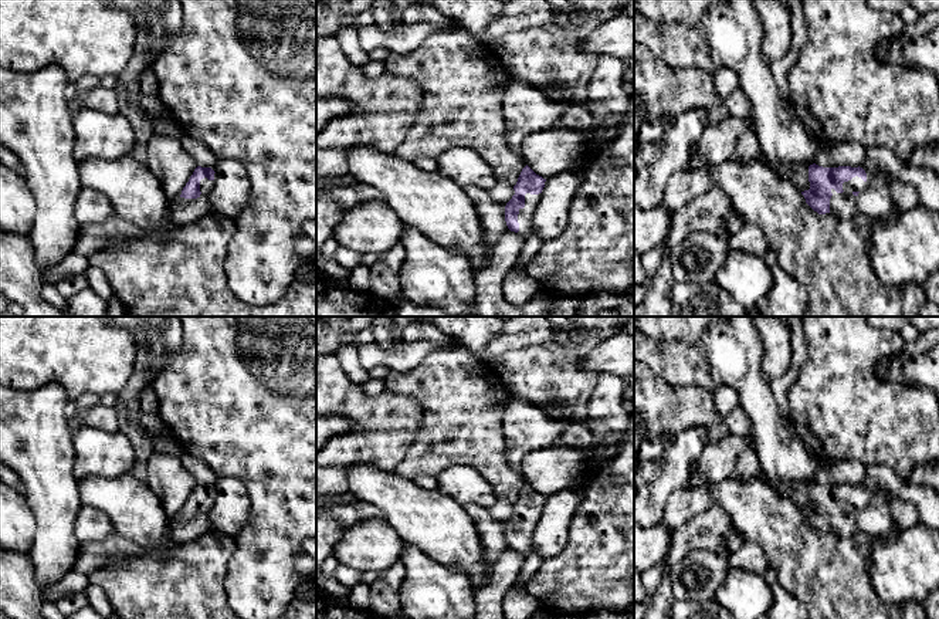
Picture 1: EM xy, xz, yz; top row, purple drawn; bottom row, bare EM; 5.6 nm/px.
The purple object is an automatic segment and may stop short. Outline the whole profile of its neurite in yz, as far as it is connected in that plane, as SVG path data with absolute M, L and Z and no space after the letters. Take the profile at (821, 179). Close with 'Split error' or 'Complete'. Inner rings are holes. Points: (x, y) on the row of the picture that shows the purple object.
M813 163L809 166L810 189L801 195L818 214L831 212L838 219L848 220L858 213L857 196L867 189L871 177L872 175L860 166L823 168Z. Split error

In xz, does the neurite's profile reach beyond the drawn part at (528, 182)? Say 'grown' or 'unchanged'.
grown

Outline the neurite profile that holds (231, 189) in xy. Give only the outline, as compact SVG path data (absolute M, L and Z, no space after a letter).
M220 159L214 165L216 183L209 203L216 214L235 220L245 206L251 185L245 168L233 159Z

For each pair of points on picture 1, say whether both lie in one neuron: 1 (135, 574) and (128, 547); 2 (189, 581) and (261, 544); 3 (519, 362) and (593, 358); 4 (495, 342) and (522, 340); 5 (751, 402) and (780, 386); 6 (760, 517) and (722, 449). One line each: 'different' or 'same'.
1: different
2: different
3: different
4: same
5: different
6: different

